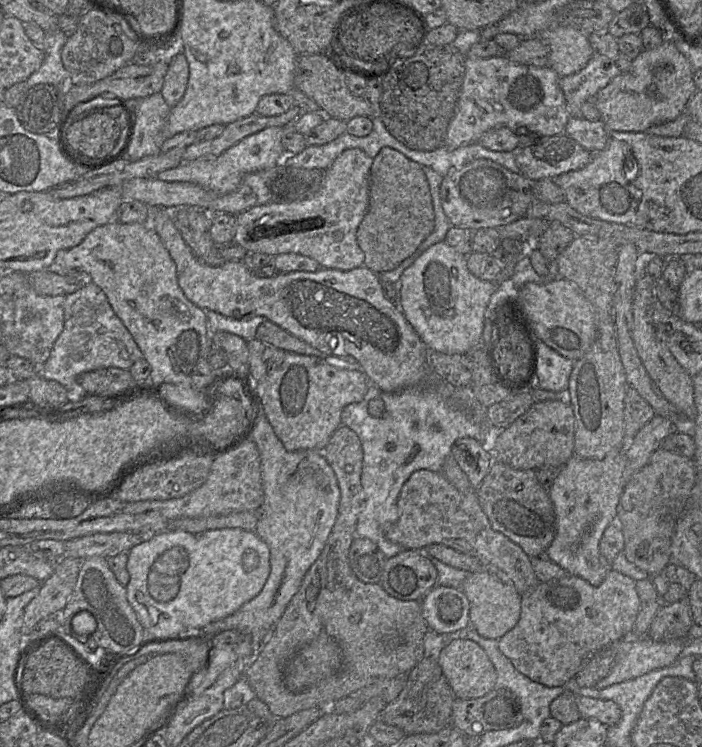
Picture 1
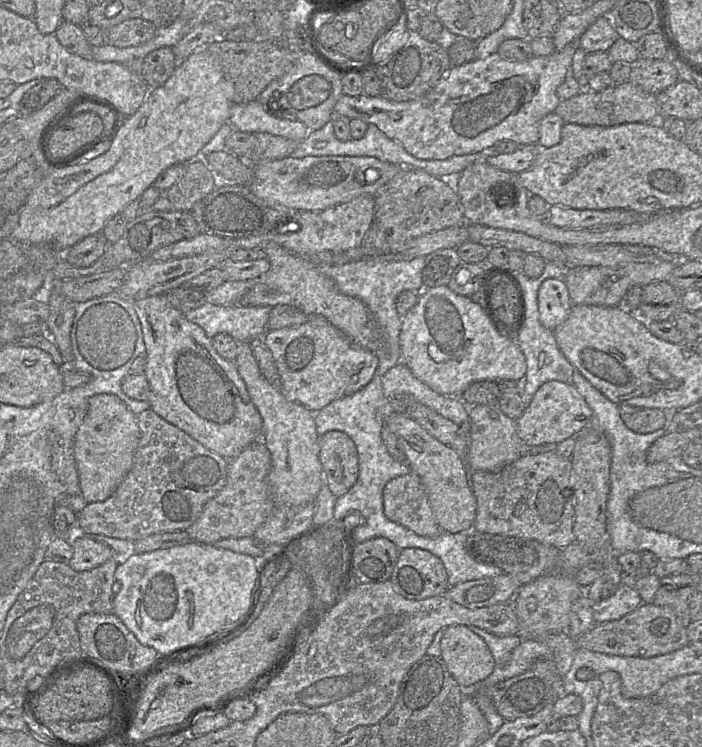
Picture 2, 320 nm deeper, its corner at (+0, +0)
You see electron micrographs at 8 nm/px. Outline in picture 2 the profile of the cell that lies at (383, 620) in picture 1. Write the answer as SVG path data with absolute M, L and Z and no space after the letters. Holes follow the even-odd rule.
M332 430L320 437L319 458L324 482L335 497L340 497L355 484L359 462L356 446L344 432Z

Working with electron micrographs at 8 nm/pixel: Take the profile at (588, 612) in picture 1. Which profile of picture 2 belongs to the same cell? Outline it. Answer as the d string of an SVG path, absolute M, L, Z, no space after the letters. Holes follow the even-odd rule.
M624 581L608 598L593 603L592 612L595 624L623 618L642 603L642 598L630 581Z

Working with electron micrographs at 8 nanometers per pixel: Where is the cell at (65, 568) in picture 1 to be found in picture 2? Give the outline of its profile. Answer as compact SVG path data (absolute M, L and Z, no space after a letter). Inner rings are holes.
M89 537L78 538L70 544L73 556L67 564L77 572L92 570L113 558L112 549L107 544Z

